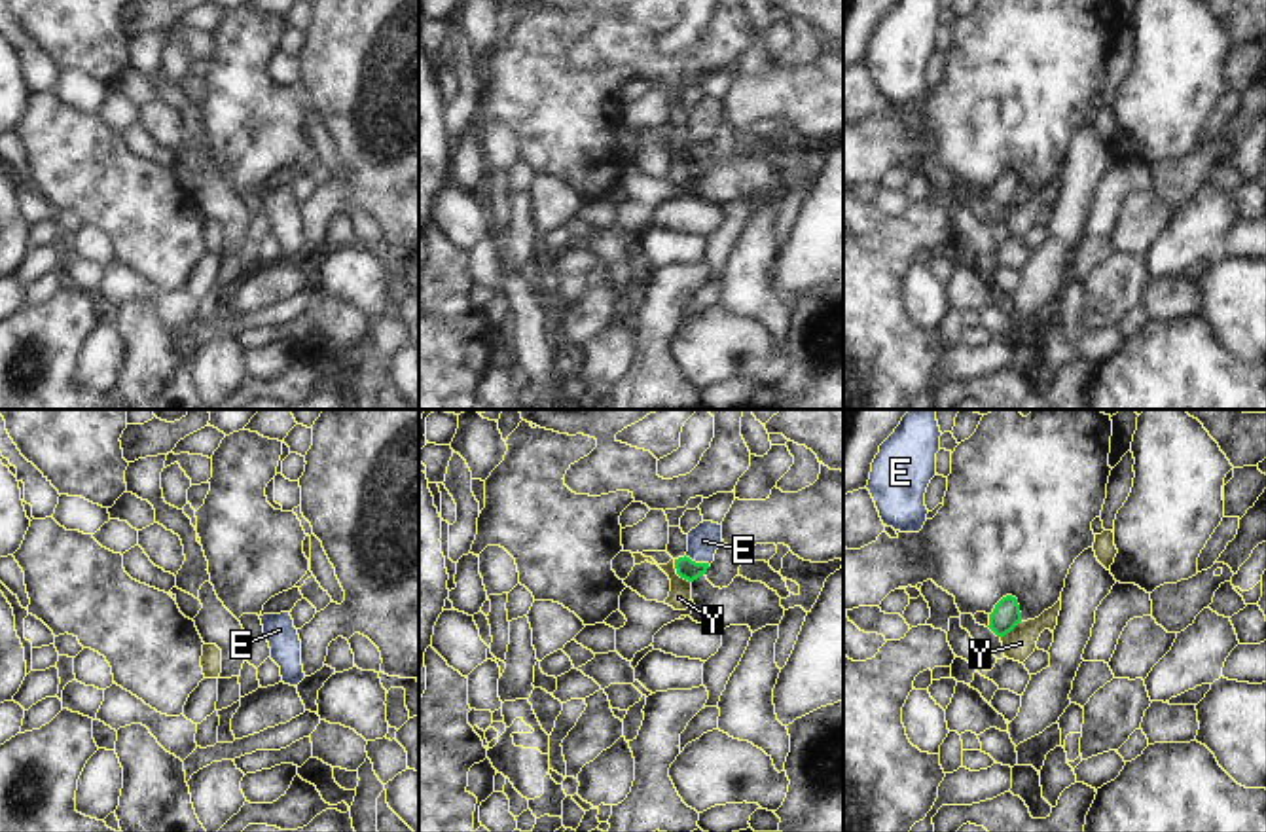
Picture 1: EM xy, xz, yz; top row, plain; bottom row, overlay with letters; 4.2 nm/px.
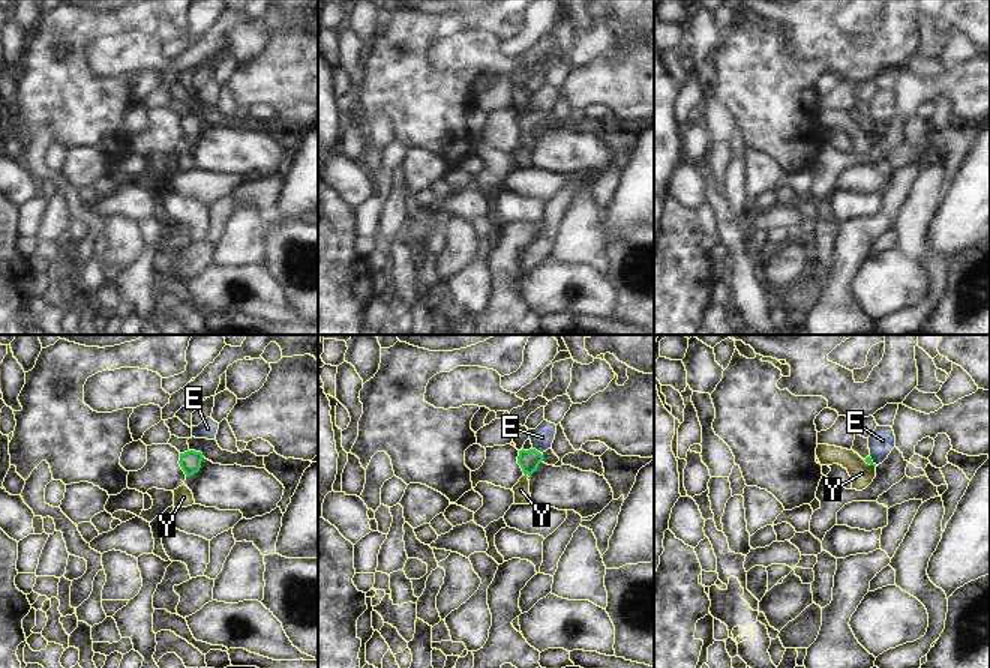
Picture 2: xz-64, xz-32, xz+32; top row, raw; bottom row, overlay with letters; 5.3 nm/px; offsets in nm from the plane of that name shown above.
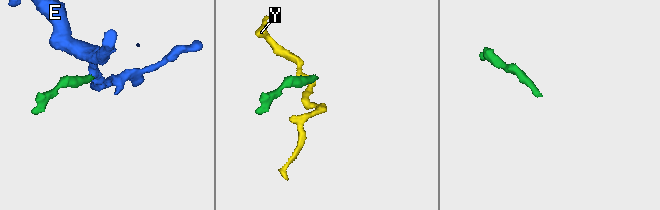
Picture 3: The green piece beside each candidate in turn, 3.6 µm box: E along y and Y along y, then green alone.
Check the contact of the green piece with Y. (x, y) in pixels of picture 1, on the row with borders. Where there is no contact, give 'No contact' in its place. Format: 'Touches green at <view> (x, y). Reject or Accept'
Touches green at xz (677, 573). Reject.

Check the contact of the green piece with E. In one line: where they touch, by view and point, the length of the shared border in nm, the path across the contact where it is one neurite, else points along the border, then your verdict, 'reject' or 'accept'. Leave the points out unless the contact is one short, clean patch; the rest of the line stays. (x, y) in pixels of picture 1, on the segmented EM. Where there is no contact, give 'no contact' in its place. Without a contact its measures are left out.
meets green in xz at (698, 563); contact 120 nm long; runs through xz (687, 569), (698, 563), (704, 541); accept

